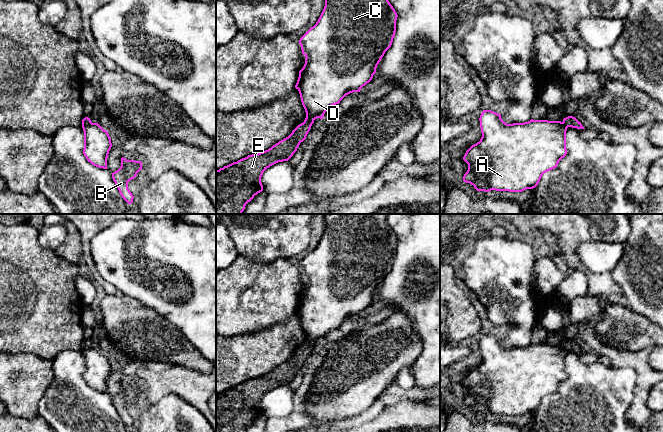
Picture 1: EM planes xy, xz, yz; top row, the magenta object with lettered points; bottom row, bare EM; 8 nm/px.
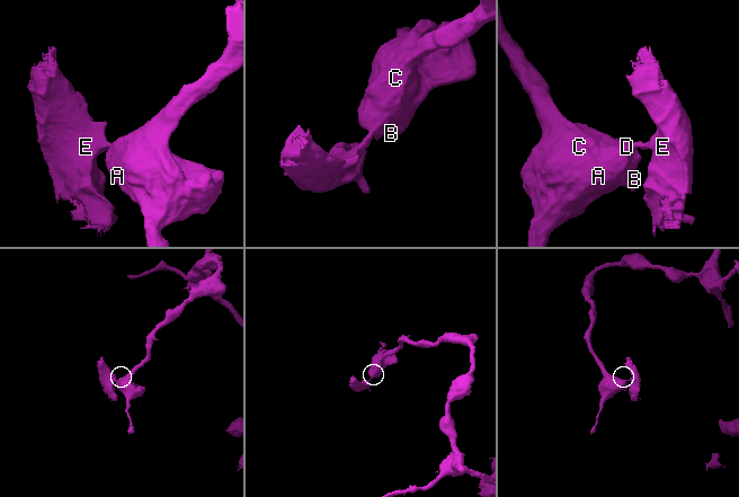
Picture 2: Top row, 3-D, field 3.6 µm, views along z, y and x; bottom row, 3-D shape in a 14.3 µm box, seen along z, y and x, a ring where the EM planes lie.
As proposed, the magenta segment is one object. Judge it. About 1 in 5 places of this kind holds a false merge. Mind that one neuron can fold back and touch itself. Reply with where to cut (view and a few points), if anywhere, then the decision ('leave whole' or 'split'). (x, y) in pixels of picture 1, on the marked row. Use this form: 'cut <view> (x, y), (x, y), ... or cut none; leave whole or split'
cut xz (306, 115), (314, 119); split

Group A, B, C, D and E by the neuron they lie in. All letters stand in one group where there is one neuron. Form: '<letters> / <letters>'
A B C D / E

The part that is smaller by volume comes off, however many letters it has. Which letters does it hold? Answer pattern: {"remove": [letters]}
{"remove": ["E"]}

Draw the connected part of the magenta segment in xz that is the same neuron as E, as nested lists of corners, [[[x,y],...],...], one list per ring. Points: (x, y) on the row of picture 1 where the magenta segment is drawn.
[[[306,116],[288,137],[268,150],[216,170],[216,214],[242,214],[246,204],[263,191],[263,172],[278,162],[288,161],[306,139],[313,123],[314,119]]]

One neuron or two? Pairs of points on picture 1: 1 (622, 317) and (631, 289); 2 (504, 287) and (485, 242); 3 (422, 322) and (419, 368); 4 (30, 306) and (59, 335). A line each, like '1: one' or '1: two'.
1: two
2: one
3: one
4: one

